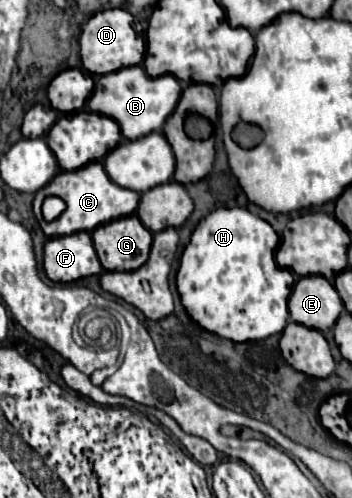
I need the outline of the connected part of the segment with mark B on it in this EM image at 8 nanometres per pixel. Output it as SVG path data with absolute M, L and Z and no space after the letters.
M133 65L119 69L115 73L101 75L95 83L93 95L89 99L89 109L107 117L113 117L125 139L135 141L137 137L143 137L145 133L161 131L169 113L177 107L177 101L181 97L181 83L173 75L163 75L163 77L149 77L143 67Z

